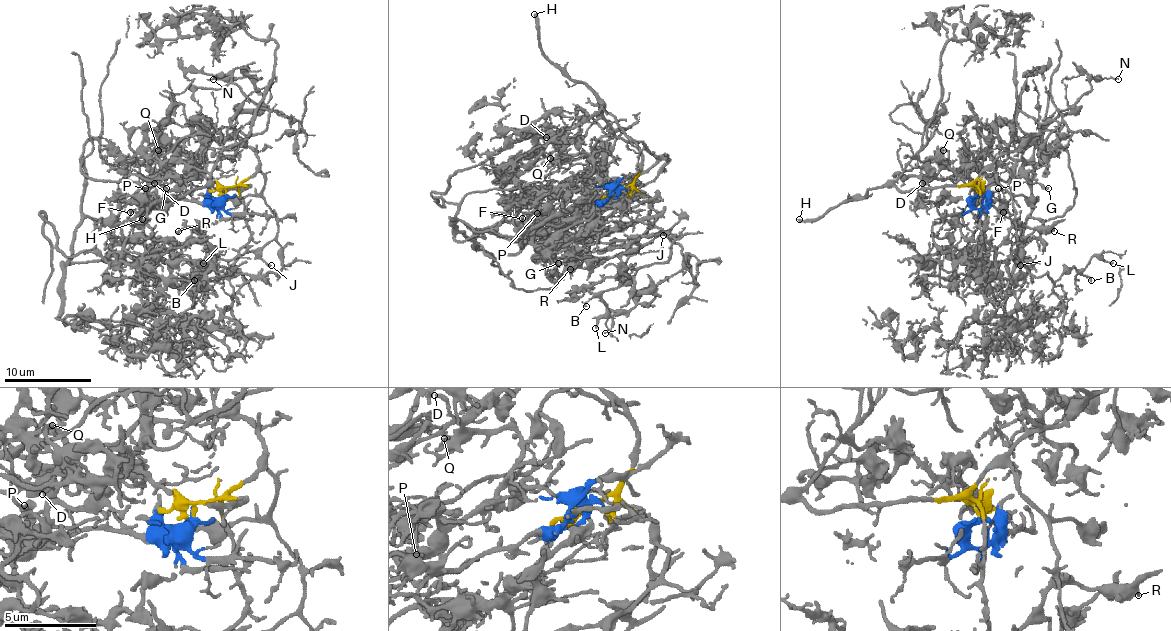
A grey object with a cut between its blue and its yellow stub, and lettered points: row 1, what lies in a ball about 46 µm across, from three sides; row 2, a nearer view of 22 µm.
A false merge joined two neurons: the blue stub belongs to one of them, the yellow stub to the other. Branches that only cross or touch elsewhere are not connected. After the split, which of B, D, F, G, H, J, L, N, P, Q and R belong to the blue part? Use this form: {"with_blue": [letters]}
{"with_blue": ["D", "F", "G", "P", "Q"]}

